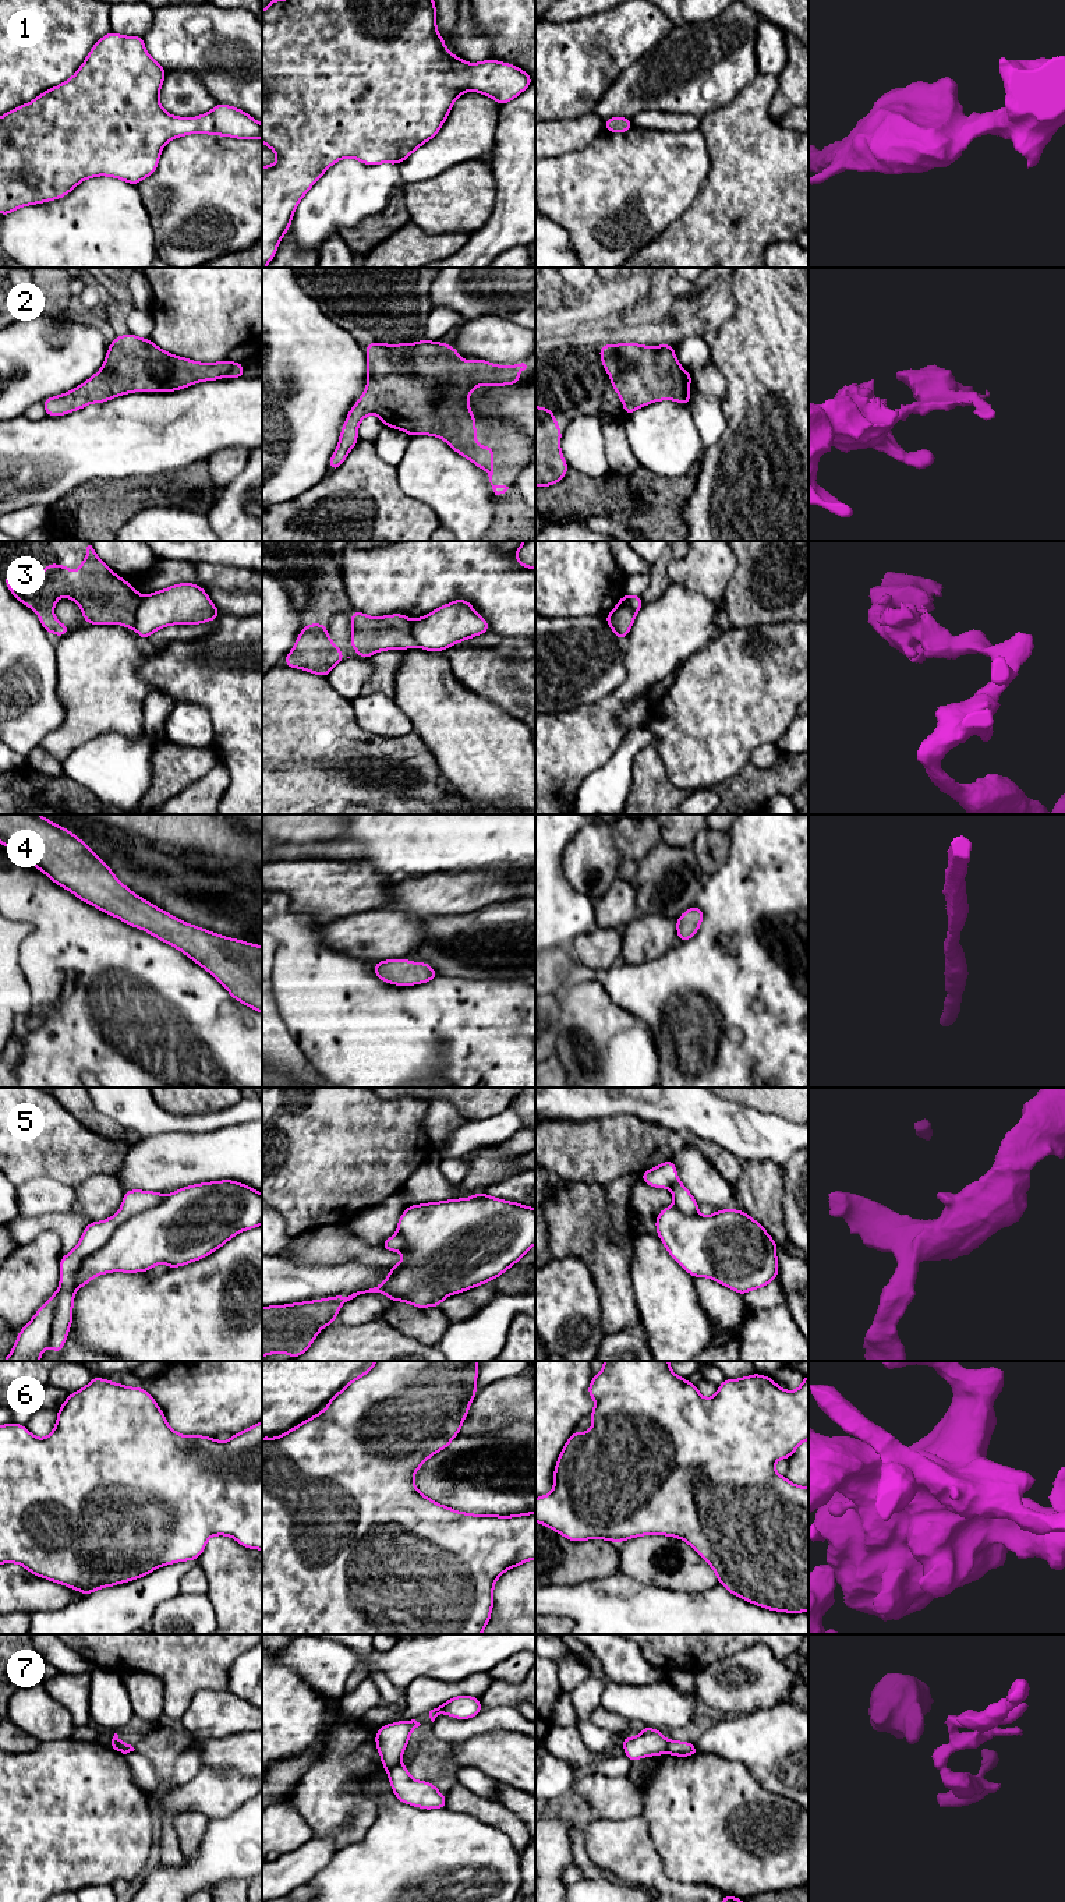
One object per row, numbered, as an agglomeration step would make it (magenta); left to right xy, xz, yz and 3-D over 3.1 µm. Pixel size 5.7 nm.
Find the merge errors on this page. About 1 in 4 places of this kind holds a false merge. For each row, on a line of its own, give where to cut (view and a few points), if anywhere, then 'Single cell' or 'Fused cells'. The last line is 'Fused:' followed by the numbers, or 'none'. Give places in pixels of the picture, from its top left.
1: No split. Single cell
2: No split. Single cell
3: Split along xy (142, 597), (134, 626). Fused cells
4: No split. Single cell
5: No split. Single cell
6: No split. Single cell
7: Split along xz (399, 1763), (388, 1771). Fused cells
Fused: 3, 7

